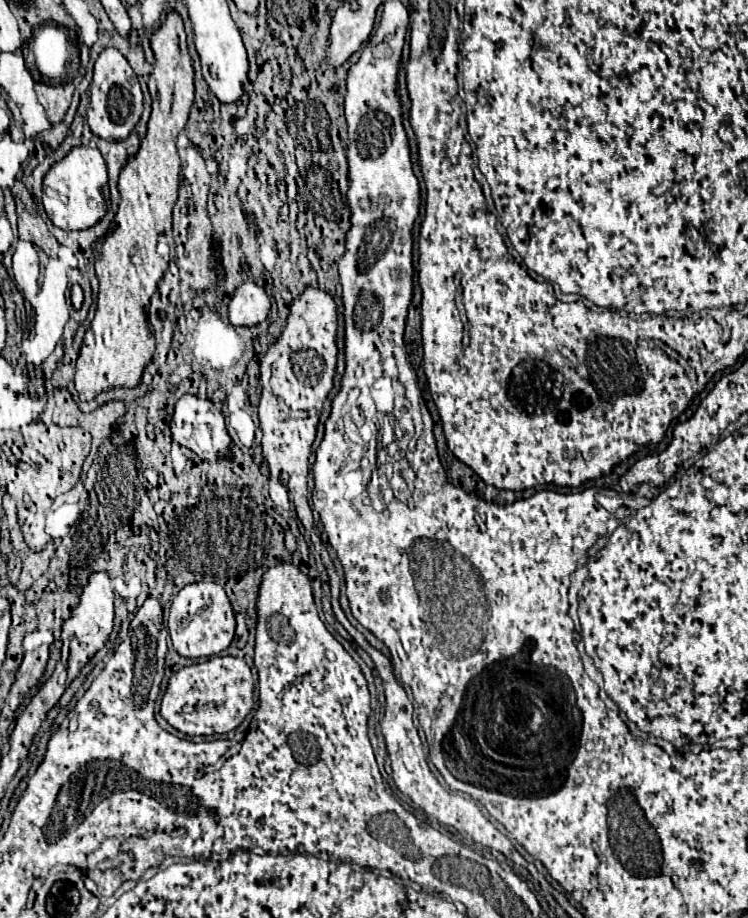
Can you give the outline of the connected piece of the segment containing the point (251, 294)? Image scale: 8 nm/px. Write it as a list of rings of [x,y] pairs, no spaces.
[[[243,283],[229,301],[229,321],[233,325],[251,327],[267,319],[271,301],[263,287],[255,283]]]

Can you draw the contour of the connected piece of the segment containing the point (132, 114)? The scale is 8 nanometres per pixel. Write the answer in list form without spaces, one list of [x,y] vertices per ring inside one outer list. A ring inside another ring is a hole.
[[[113,47],[105,49],[93,71],[93,81],[89,89],[89,109],[87,109],[87,123],[95,135],[109,141],[125,141],[129,133],[139,123],[139,117],[143,113],[143,93],[137,81],[137,75],[129,67],[127,59],[115,51]]]

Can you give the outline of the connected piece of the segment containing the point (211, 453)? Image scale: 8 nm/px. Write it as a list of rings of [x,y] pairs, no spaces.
[[[183,395],[175,405],[175,413],[171,419],[171,433],[173,433],[175,443],[189,447],[203,459],[231,461],[231,457],[233,457],[231,455],[231,437],[227,433],[225,419],[221,417],[221,411],[211,405],[211,401],[201,401],[195,395]]]

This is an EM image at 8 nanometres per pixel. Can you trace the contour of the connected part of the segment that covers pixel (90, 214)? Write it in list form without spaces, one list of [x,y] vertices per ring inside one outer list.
[[[73,147],[59,163],[55,163],[43,181],[43,207],[53,225],[69,231],[89,229],[97,225],[105,213],[107,203],[103,187],[107,185],[105,159],[97,147]]]

